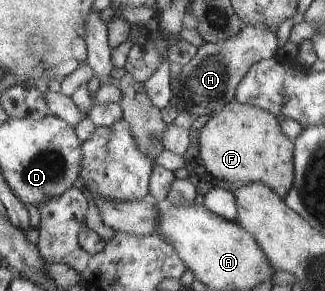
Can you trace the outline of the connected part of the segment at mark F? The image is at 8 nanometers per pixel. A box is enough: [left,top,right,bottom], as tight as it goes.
[200,99,293,199]

